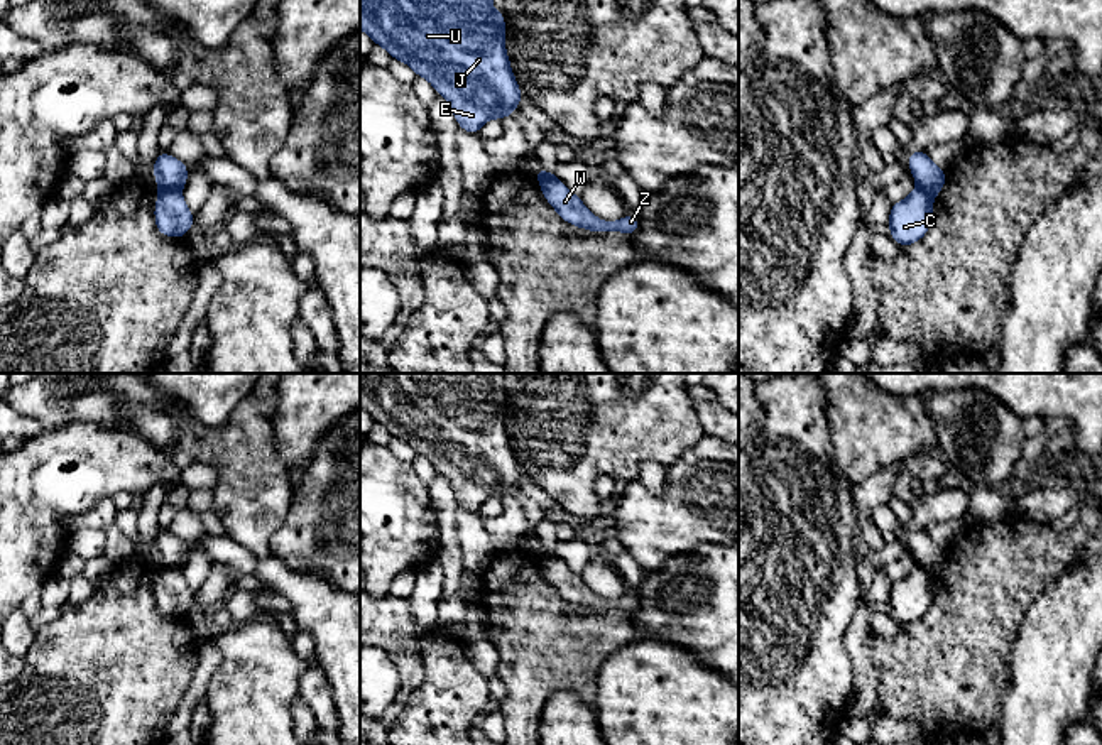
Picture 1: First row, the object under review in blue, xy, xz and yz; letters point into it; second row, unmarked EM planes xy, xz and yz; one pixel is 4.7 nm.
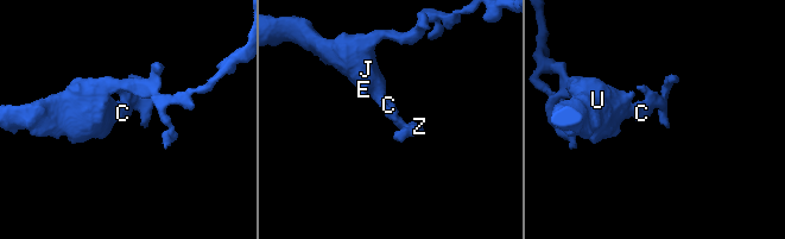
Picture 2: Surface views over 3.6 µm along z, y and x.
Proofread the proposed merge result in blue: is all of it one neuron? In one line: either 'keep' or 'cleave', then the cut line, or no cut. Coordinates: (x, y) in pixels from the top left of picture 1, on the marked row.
cleave | xy (159, 188), (178, 191)

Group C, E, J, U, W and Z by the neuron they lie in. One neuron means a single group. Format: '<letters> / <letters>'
C E J U / W Z

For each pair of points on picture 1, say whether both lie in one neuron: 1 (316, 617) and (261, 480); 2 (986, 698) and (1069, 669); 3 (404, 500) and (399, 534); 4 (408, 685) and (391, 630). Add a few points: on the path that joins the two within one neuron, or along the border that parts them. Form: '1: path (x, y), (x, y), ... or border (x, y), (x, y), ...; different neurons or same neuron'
1: path (288, 583), (267, 563), (261, 549), (261, 514); same neuron
2: border (1011, 652), (1009, 688), (1003, 695), (998, 720); different neurons
3: path (399, 509), (399, 526); same neuron
4: path (408, 671), (408, 659), (399, 644); same neuron

